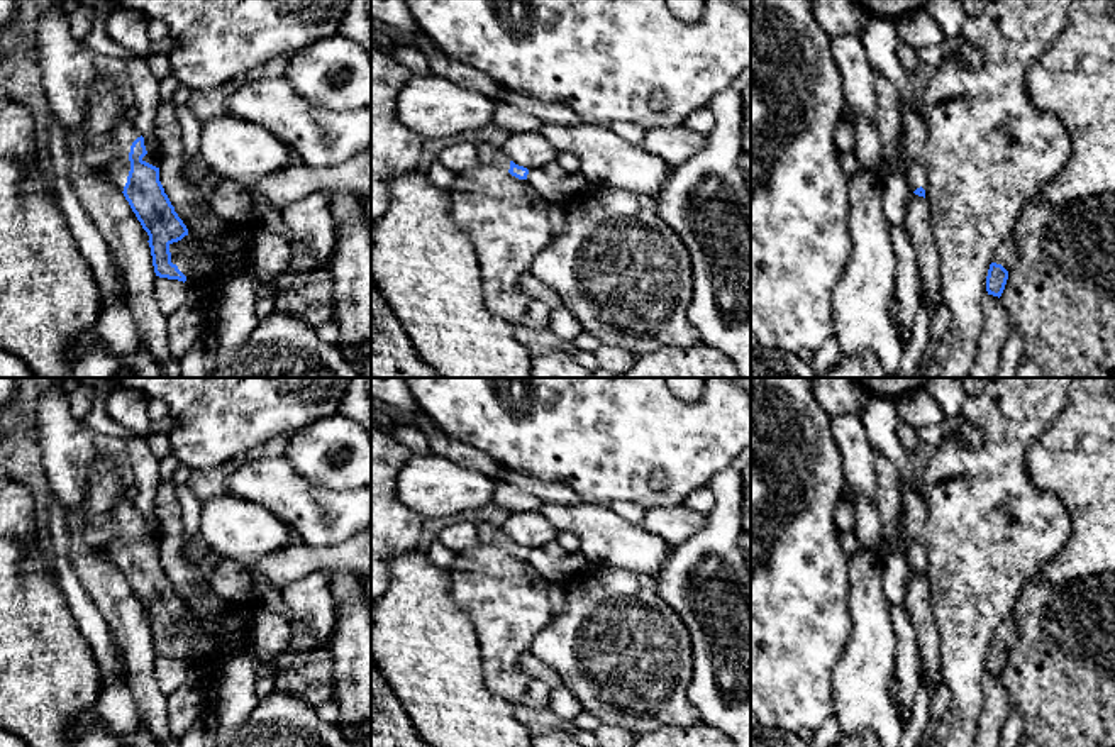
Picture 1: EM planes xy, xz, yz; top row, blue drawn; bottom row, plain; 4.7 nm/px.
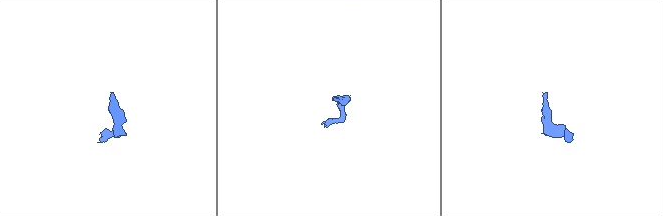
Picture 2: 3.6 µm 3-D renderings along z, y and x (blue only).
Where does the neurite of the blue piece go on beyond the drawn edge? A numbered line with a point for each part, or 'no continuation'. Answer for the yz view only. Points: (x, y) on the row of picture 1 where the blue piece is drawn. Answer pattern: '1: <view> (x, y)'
1: yz (914, 132)
2: yz (1007, 253)

